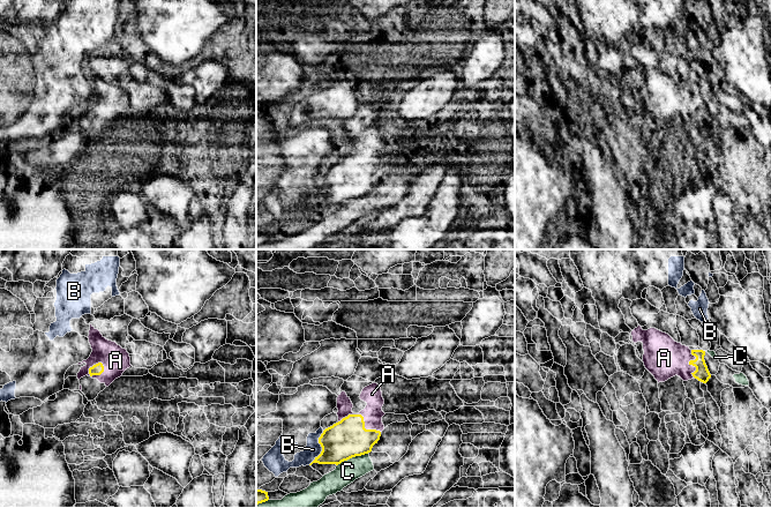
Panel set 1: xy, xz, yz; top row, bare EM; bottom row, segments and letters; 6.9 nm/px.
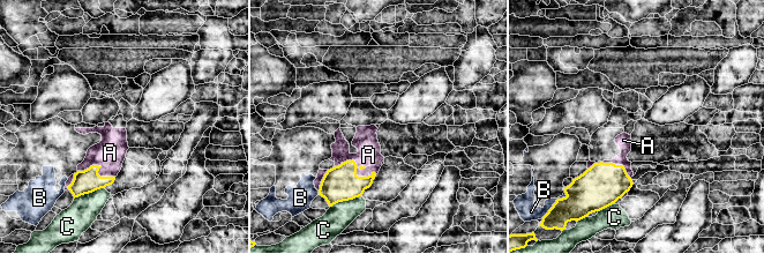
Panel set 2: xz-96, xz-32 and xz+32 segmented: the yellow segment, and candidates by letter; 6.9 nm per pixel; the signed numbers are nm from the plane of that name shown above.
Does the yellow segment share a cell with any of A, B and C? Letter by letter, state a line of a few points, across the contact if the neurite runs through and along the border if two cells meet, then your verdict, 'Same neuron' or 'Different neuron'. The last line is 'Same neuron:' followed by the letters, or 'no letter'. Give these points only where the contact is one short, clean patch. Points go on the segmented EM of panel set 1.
A: Same neuron
B: Different neuron
C: Different neuron
Same neuron: A

